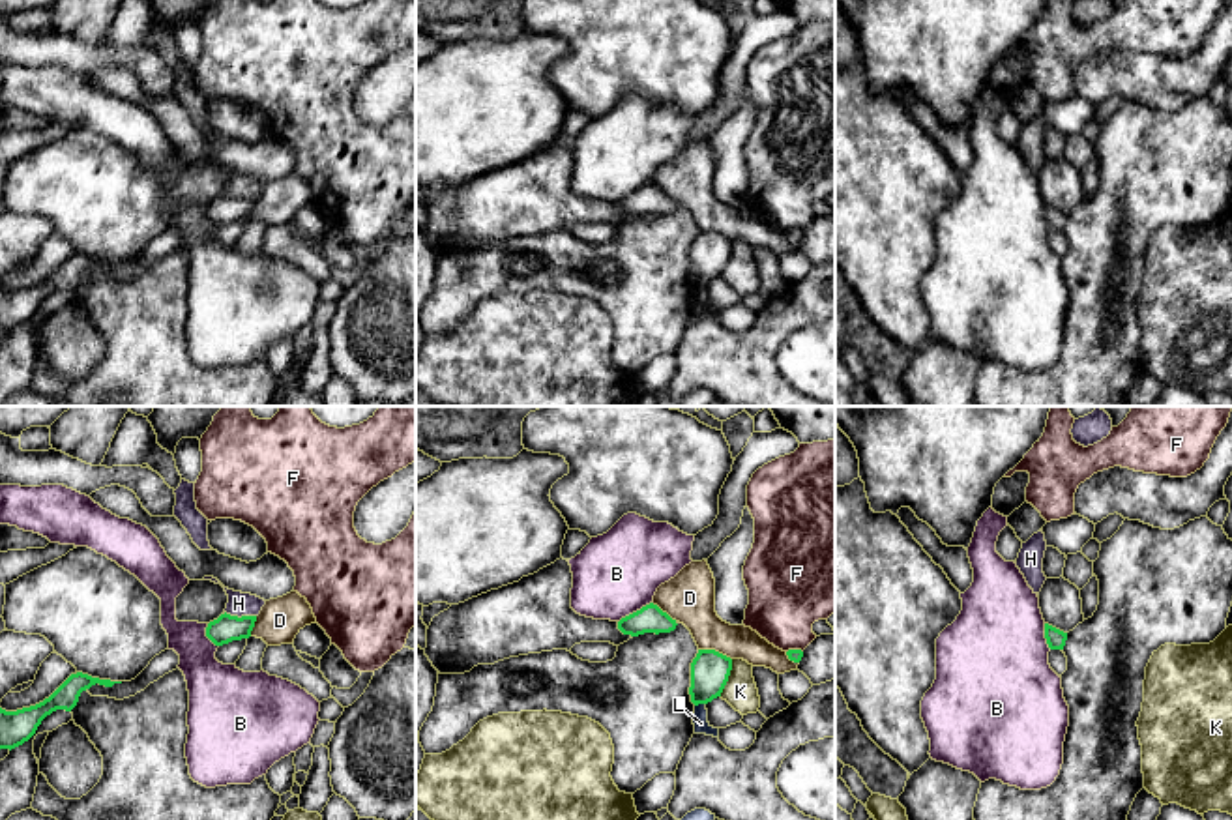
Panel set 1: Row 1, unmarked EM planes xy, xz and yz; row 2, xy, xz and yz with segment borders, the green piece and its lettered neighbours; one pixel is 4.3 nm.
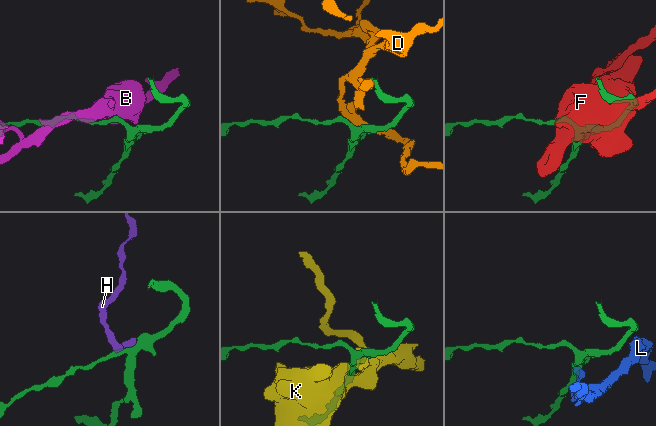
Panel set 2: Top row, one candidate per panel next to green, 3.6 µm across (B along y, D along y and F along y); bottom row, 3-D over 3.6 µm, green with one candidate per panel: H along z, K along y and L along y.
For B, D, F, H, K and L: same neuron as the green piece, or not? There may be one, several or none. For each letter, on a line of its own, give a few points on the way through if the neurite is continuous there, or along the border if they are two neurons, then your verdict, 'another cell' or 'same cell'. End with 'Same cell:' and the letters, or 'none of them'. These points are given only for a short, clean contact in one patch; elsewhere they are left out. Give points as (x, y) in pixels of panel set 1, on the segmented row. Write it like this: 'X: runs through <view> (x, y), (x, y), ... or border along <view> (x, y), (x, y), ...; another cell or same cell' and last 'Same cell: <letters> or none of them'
B: border along xz (652, 601), (618, 622); another cell
D: another cell
F: another cell
H: another cell
K: another cell
L: border along xz (704, 702), (695, 706); another cell
Same cell: none of them

